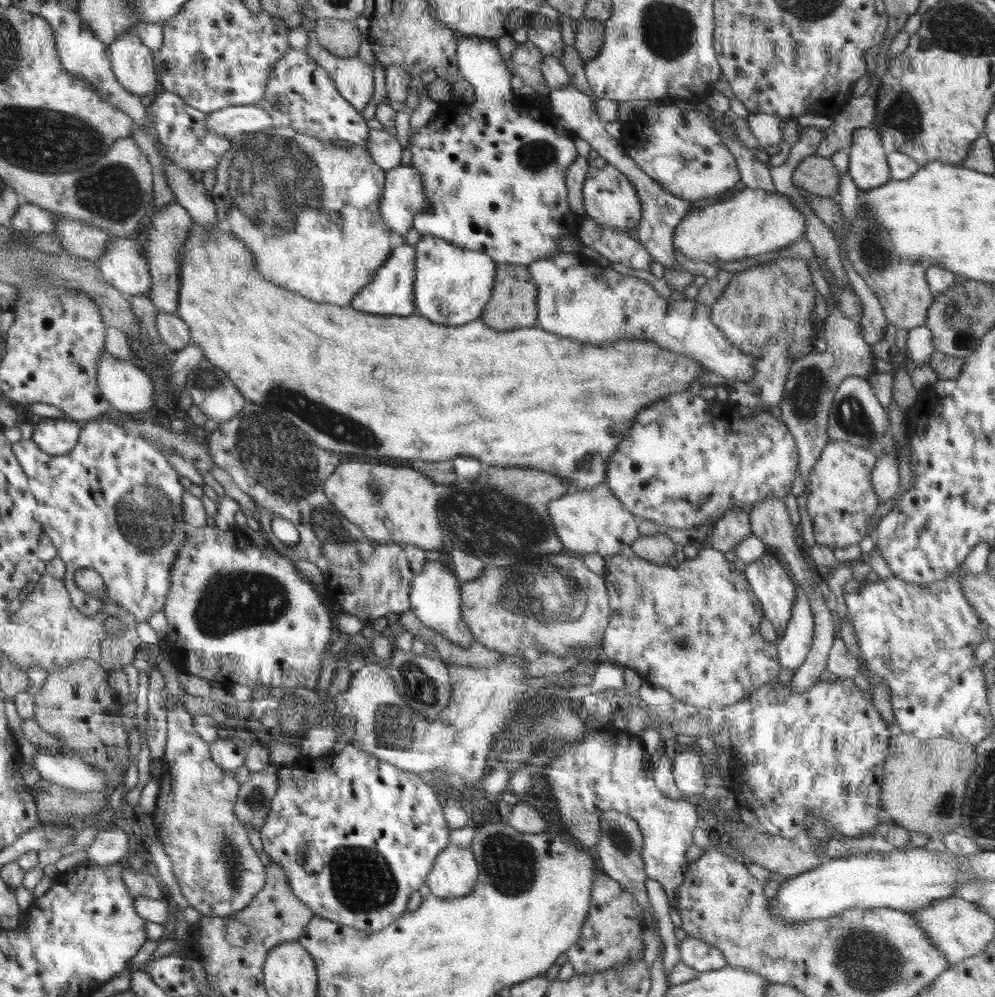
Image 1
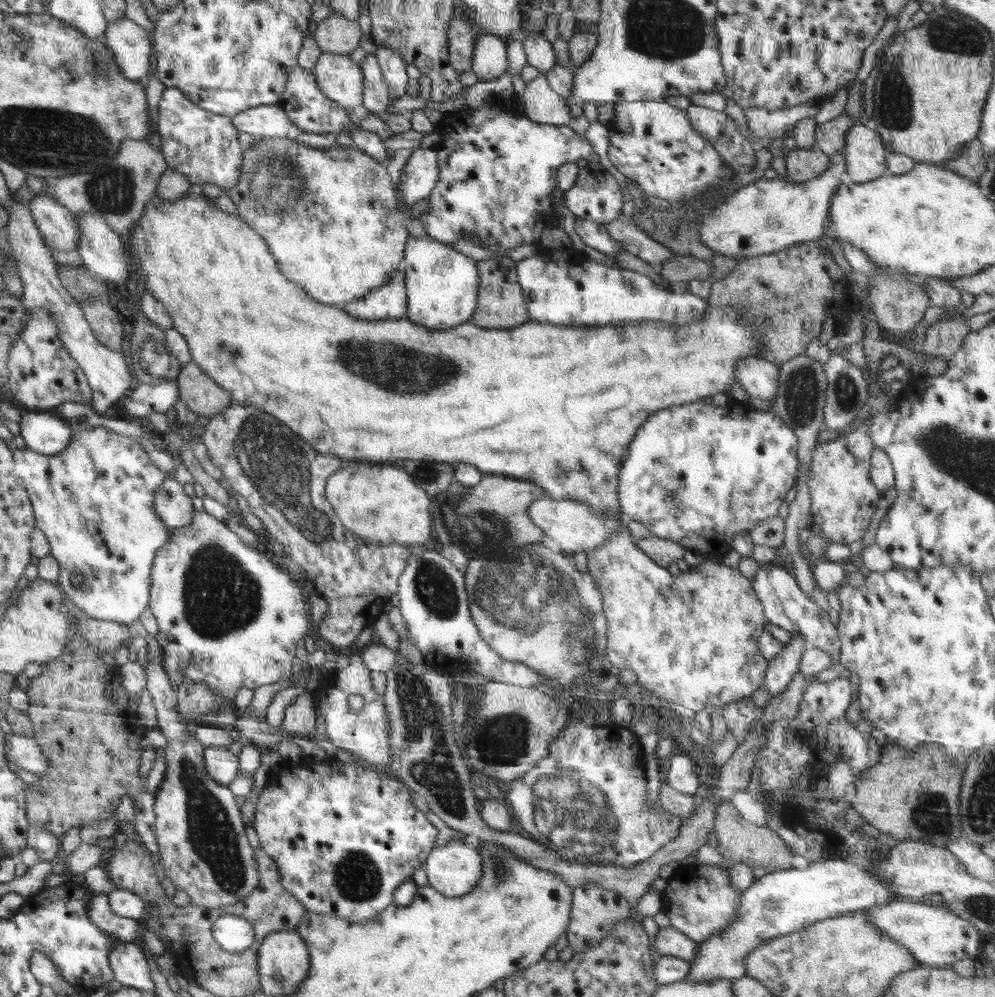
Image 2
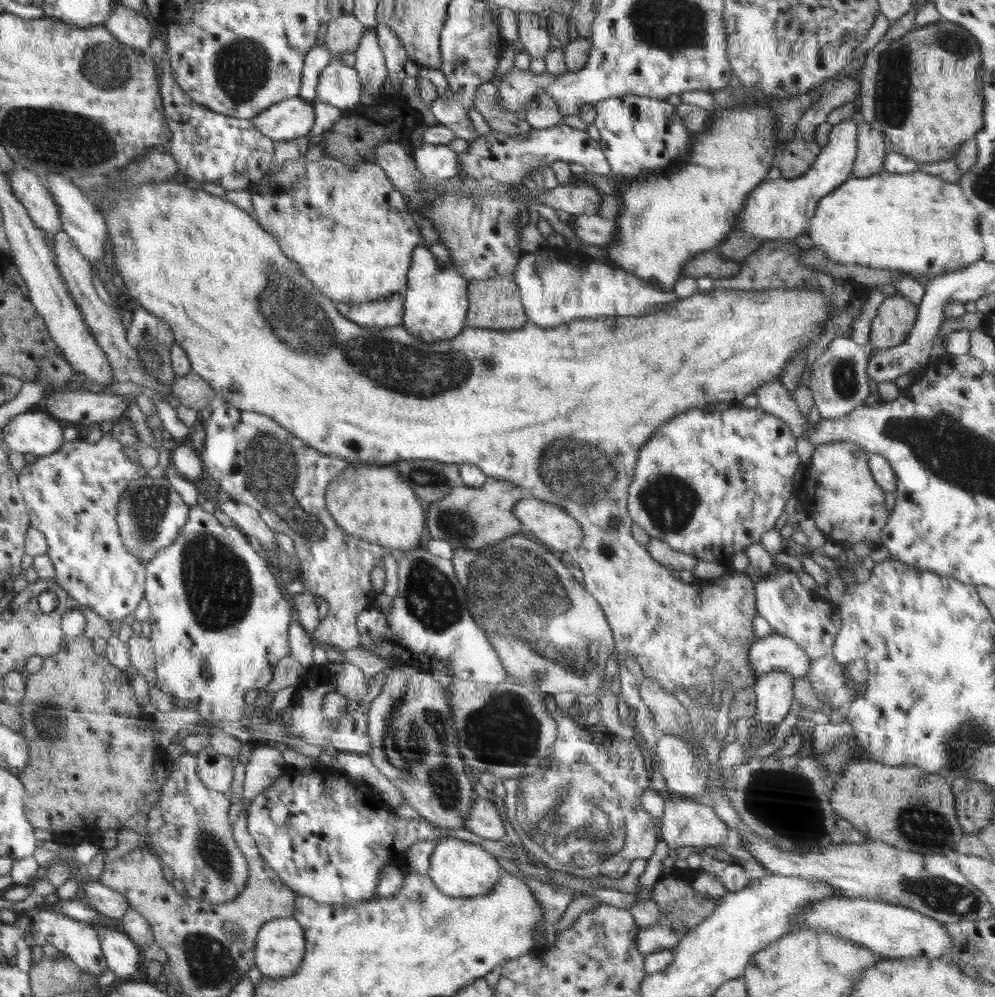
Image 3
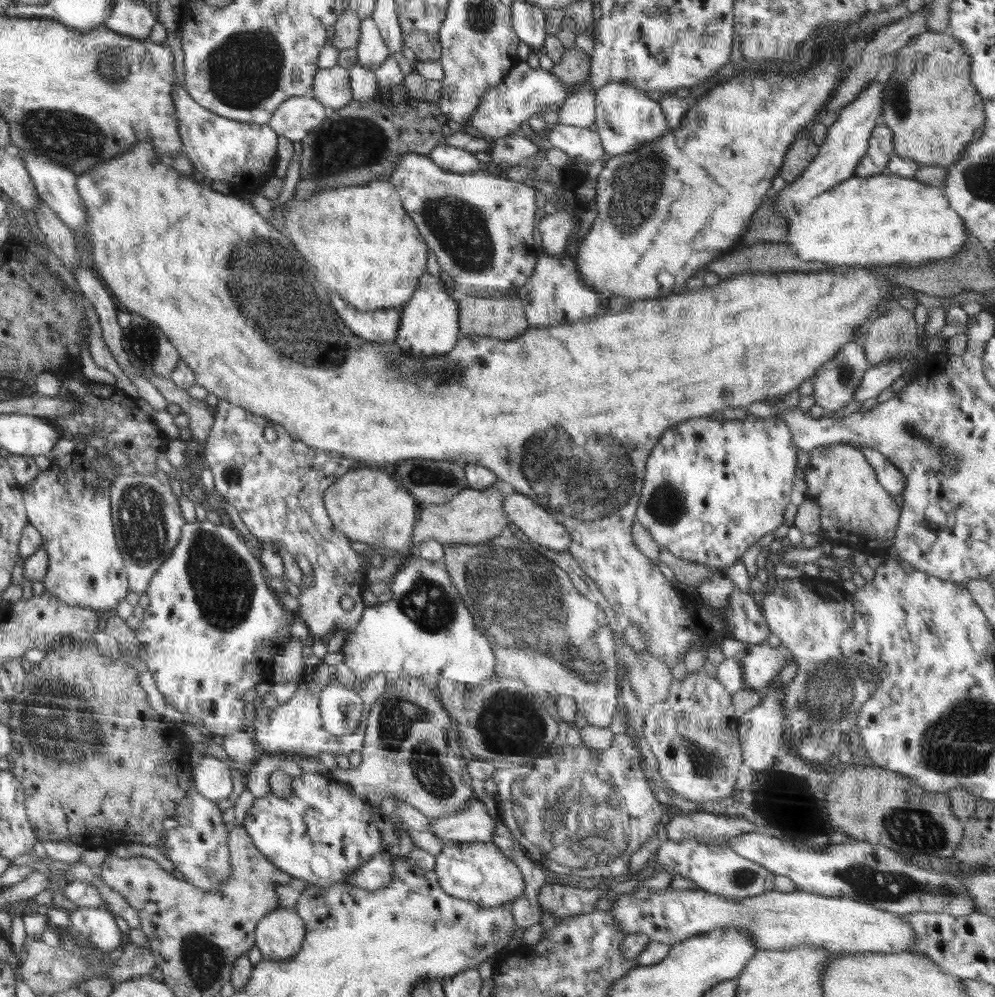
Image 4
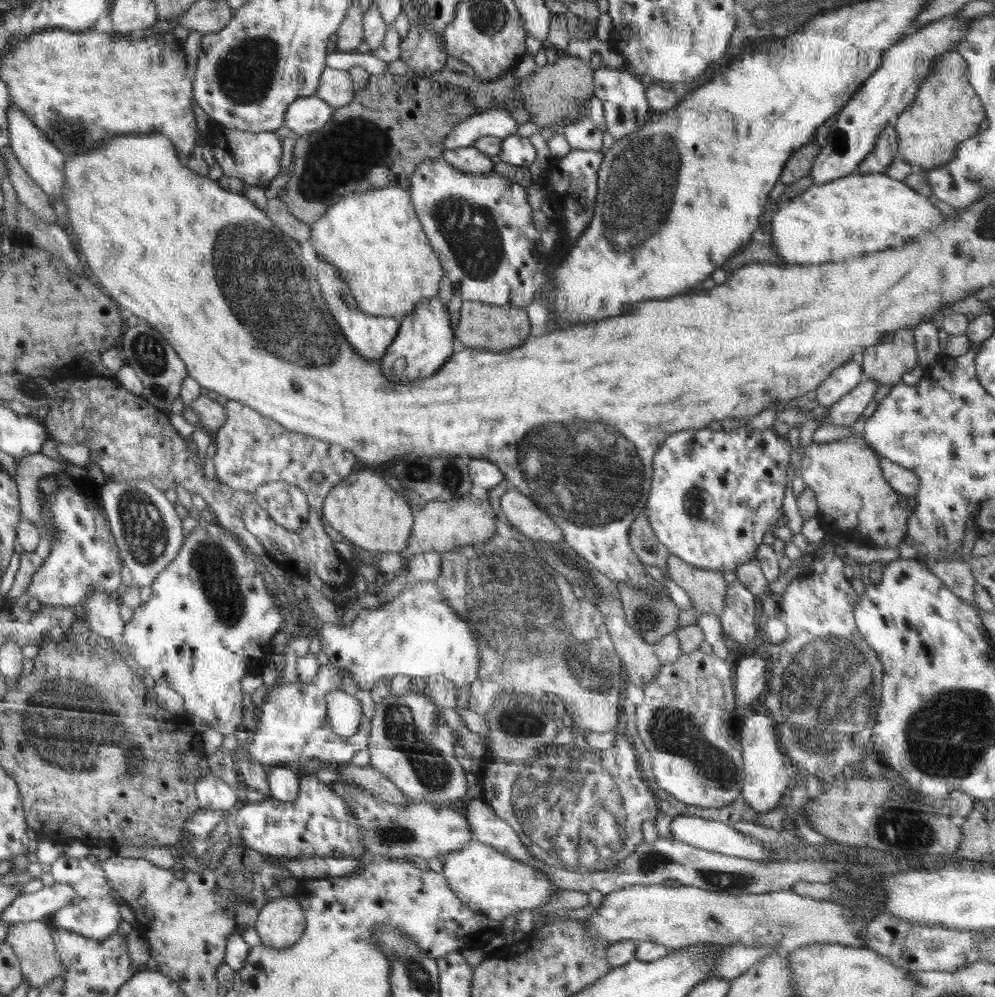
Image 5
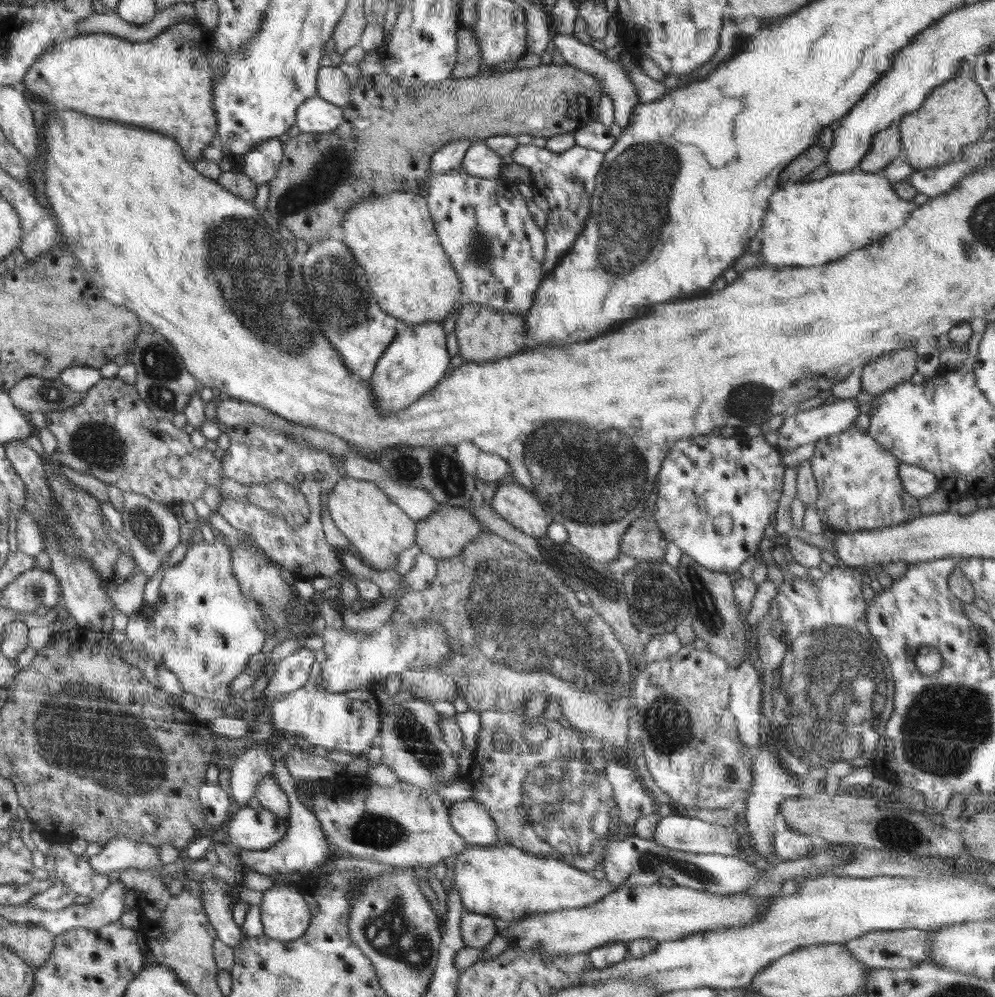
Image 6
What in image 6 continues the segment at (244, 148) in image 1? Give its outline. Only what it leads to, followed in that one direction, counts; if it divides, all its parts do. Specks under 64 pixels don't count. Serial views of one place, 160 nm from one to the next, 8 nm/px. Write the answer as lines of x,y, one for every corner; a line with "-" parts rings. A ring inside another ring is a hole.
395,192
395,194
389,194
388,196
373,196
372,200
365,200
364,202
357,202
355,206
345,213
345,220
343,220
342,227
344,228
344,240
348,240
348,244
352,244
350,252
354,254
358,266
364,270
364,276
368,280
368,276
372,276
372,284
368,283
368,288
372,288
372,298
377,300
380,304
380,308
383,312
388,313
390,316
394,316
399,320
402,320
405,325
418,325
422,323
444,323
450,313
458,314
463,307
462,292
460,292
460,280
452,268
452,262
448,260
448,256
444,254
442,245
440,244
437,230
432,222
430,211
428,210
428,203
425,197
412,194
411,192

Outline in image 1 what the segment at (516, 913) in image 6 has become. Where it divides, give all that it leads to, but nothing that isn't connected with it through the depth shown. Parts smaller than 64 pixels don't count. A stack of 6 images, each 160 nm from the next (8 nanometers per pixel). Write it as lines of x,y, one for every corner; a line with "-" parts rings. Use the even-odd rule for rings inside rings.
449,844
436,855
425,884
432,894
447,900
470,894
478,878
479,870
471,849

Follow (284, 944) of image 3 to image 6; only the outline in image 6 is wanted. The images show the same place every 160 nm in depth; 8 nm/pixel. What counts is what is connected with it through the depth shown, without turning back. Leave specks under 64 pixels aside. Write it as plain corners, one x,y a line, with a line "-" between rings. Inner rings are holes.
273,884
263,892
259,905
265,935
279,944
300,938
310,926
312,914
304,895
298,894
296,885

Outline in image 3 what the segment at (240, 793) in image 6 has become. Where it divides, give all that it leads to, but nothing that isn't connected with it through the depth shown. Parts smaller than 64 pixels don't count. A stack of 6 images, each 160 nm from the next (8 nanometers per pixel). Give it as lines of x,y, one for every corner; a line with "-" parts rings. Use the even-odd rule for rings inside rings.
347,662
312,664
295,685
295,691
291,698
292,703
282,710
281,722
290,737
294,737
294,739
312,745
321,745
326,749
333,748
336,751
367,755
372,748
372,741
368,737
368,713
371,702
380,694
387,679
386,673
378,671
370,680
366,681
362,669
355,664
-
329,692
340,693
348,699
347,713
343,714
332,727
327,724
321,713
321,702

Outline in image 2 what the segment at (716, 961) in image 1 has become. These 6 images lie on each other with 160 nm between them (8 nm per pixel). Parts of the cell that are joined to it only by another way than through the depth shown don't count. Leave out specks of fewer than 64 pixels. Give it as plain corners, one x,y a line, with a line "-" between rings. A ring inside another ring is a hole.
672,927
660,929
653,940
662,956
675,956
690,962
699,949
699,943

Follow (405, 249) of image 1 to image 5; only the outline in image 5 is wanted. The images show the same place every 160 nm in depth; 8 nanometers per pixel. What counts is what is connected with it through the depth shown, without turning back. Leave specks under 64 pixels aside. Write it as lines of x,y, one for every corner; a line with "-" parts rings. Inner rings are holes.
318,258
318,276
316,276
316,280
318,280
320,288
322,288
322,296
324,296
324,302
328,304
330,315
335,318
336,323
342,328
344,335
351,343
351,347
364,358
382,359
387,354
394,336
399,333
398,326
400,326
400,322
398,322
398,318
368,316
368,314
360,312
360,304
354,302
354,298
350,294
350,288
342,280
340,272
322,258

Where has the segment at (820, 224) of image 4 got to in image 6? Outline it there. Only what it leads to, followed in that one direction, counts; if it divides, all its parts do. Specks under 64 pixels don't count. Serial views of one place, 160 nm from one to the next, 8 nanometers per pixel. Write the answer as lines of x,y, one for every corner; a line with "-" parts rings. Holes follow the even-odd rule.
859,165
846,172
832,173
822,180
796,181
786,184
770,196
766,218
762,228
755,234
760,238
760,254
770,264
769,267
802,266
814,267
838,260
852,250
878,242
889,232
900,228
918,205
906,200
896,191
892,182
879,172
864,172

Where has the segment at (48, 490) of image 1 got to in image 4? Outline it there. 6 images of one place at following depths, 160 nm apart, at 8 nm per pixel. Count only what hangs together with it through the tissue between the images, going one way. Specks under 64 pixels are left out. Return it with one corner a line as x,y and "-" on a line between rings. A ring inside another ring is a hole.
80,449
58,458
51,457
49,469
40,471
36,479
22,490
29,524
40,532
49,556
49,569
42,580
45,590
66,604
88,606
95,611
116,610
118,602
130,594
122,552
116,544
110,520
110,487
118,478
118,473
108,465
110,460
100,453
89,461

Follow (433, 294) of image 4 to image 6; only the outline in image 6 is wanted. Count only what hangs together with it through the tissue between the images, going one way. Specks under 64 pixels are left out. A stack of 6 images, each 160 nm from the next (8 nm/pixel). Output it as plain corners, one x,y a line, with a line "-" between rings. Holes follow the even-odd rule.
442,323
404,326
404,330
396,336
396,340
392,341
391,346
376,363
375,372
371,376
370,385
372,393
376,392
377,408
381,414
408,408
442,381
444,373
452,363
446,350
446,335

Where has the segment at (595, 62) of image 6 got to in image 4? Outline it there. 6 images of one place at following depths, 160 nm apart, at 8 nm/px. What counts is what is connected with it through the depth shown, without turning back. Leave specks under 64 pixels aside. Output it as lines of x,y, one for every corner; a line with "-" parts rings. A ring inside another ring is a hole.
618,81
607,82
595,92
595,123
603,149
610,156
633,151
635,148
641,147
642,143
657,142
662,135
671,130
659,102
648,97
643,90

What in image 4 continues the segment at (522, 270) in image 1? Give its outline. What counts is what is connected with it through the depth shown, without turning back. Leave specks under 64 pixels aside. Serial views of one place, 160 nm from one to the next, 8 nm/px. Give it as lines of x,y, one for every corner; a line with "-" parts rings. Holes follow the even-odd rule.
512,289
510,295
504,299
461,296
458,305
460,337
494,336
500,340
508,340
524,334
530,328
525,318
524,305
519,299
518,289

